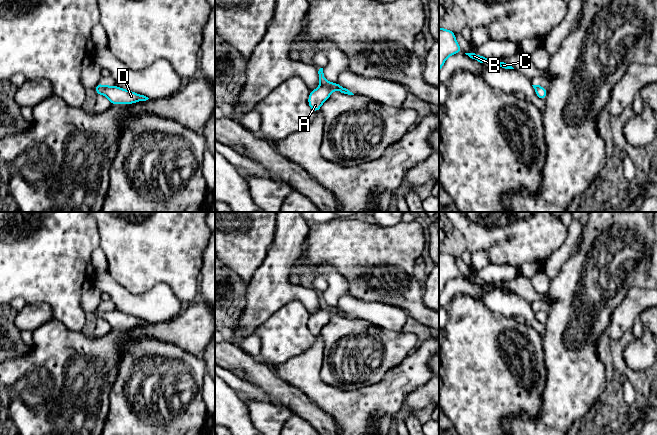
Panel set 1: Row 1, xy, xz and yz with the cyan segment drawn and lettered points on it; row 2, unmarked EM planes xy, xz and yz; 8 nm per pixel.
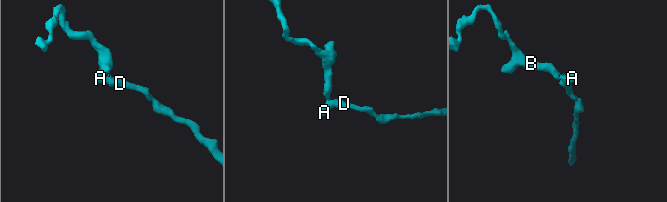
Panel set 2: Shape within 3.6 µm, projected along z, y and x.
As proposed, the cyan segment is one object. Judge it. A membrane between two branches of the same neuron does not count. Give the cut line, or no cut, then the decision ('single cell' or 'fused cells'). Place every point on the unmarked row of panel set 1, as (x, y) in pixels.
cut in xz along (335, 307), (331, 310), (320, 310); fused cells

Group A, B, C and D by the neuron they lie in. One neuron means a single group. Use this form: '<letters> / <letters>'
A D / B C

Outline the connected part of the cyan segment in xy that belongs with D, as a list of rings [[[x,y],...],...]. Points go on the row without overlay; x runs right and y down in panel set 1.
[[[97,308],[93,313],[96,315],[97,319],[105,319],[111,329],[117,329],[119,327],[133,328],[149,323],[144,319],[120,312],[117,309],[112,311],[101,311]]]

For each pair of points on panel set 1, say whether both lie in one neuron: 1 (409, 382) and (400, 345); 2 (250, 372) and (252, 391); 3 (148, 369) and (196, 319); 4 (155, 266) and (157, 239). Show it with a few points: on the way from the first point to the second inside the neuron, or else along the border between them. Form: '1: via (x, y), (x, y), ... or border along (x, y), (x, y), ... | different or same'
1: border along (419, 343), (396, 366), (385, 373) | different
2: border along (230, 372), (260, 387), (270, 397) | different
3: border along (150, 338), (168, 341), (194, 354) | different
4: via (155, 259), (155, 246) | same

